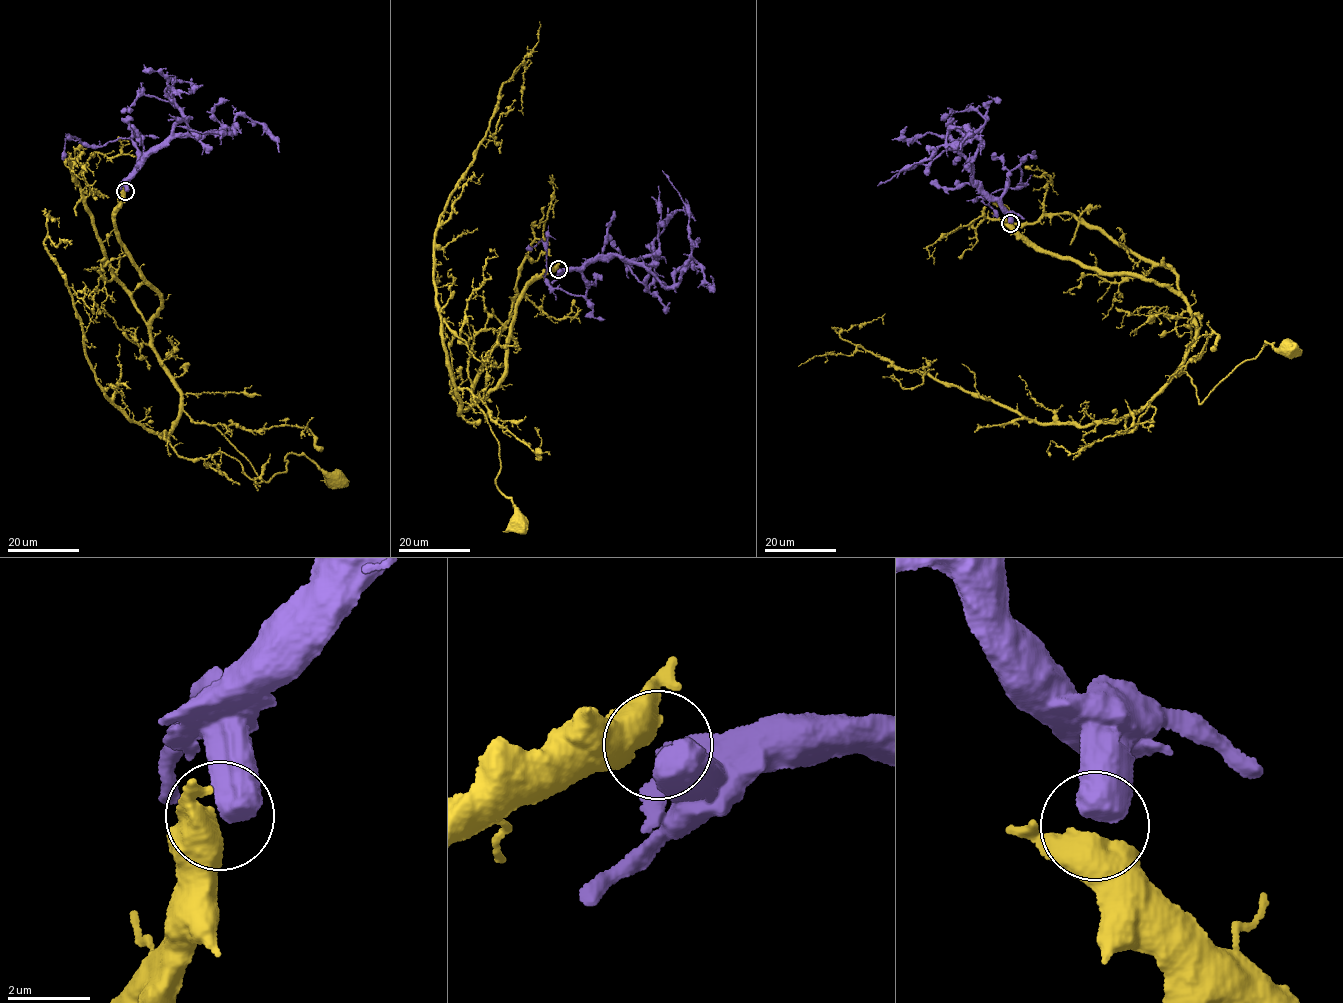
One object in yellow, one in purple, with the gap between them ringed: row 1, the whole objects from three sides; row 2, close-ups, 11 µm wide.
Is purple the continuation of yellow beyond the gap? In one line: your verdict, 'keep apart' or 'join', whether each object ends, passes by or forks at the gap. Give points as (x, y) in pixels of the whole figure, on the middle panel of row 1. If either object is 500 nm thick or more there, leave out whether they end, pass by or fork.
join

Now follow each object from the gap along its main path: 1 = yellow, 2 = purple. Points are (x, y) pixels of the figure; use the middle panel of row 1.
1: (557, 269), (522, 295), (503, 380), (458, 413), (456, 391), (467, 388), (498, 442), (495, 482), (519, 522)
2: (557, 270), (621, 255), (667, 286), (677, 285), (692, 248), (689, 218), (662, 170)

